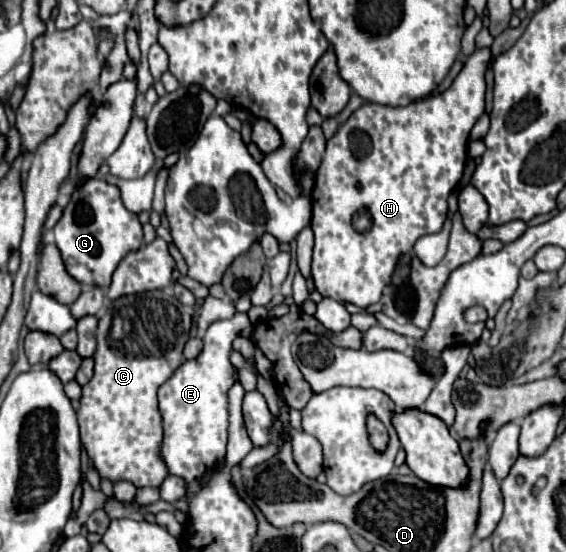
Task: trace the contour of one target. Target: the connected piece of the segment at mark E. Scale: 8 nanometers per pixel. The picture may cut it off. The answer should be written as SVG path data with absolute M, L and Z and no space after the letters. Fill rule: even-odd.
M235 313L227 321L215 321L205 337L203 351L195 361L185 361L173 375L159 387L159 411L163 415L163 449L161 455L169 467L169 473L185 479L189 485L205 469L213 469L223 463L227 447L227 393L233 385L233 365L229 353L233 351L233 339L251 325L245 313Z

